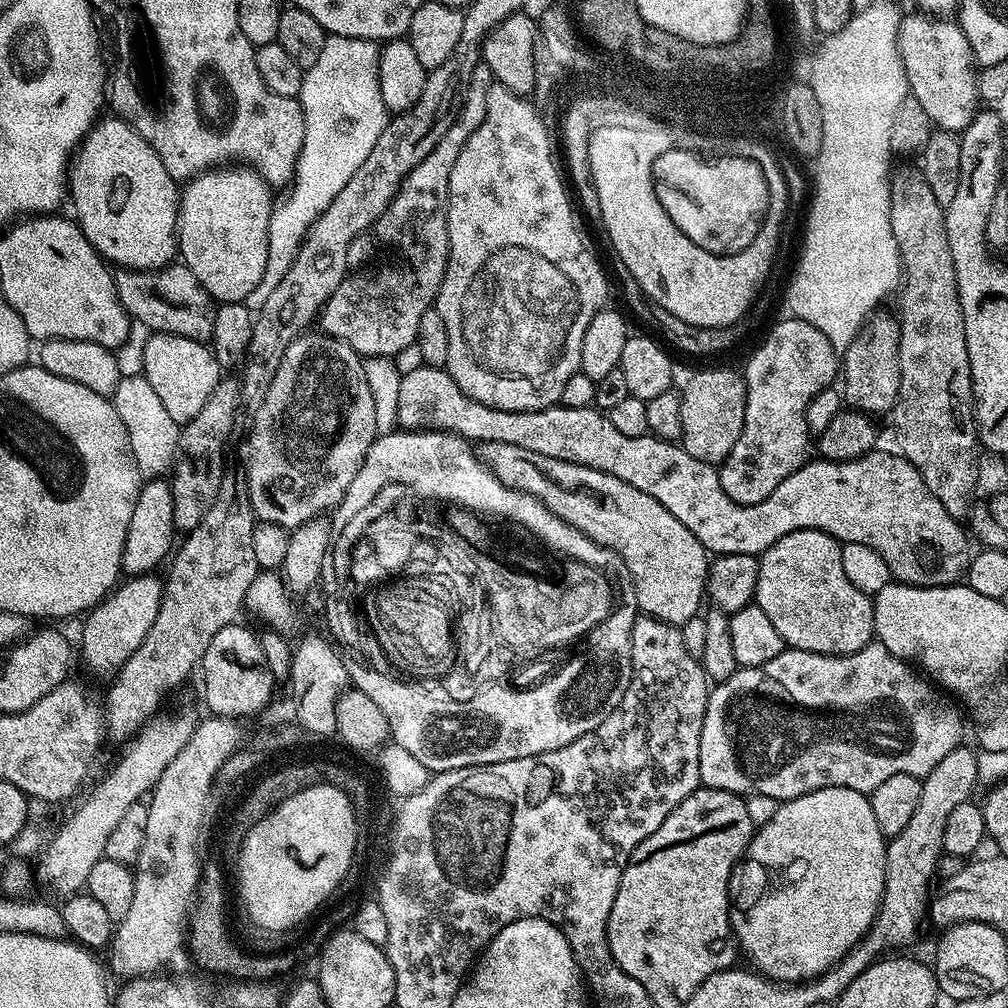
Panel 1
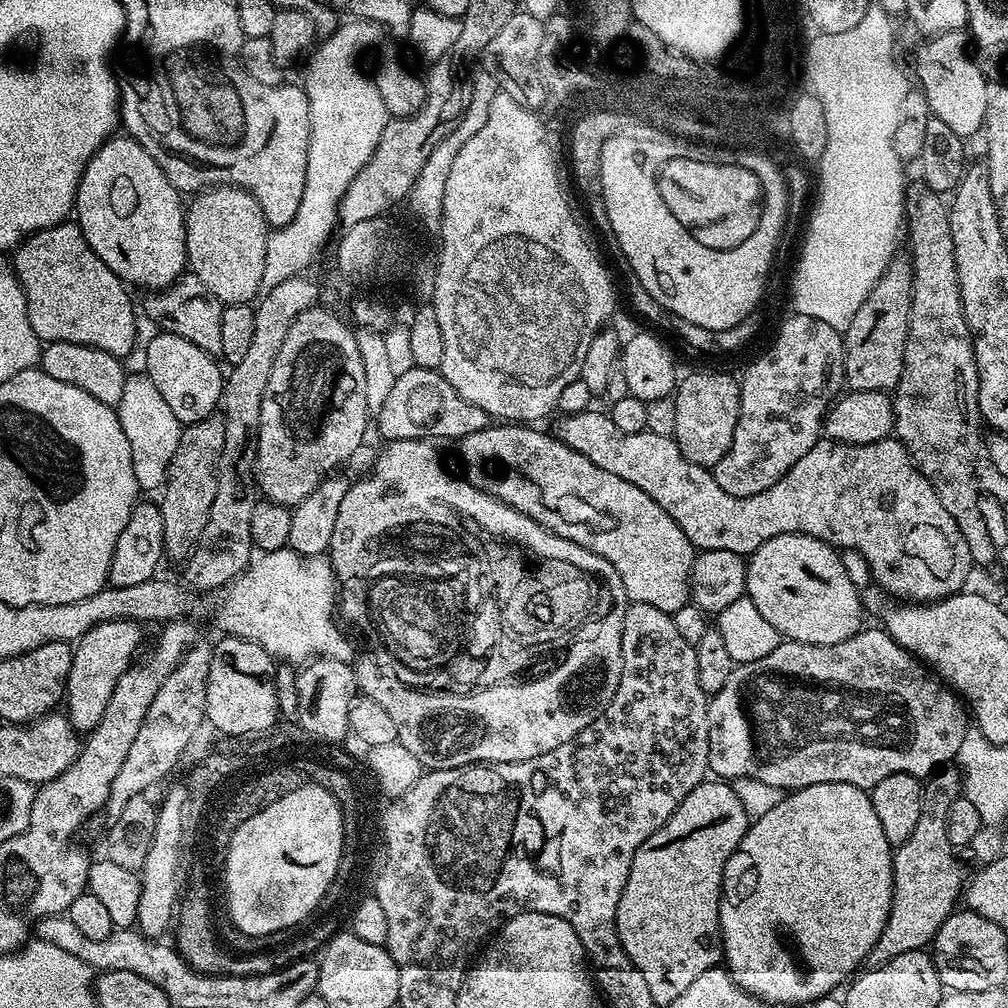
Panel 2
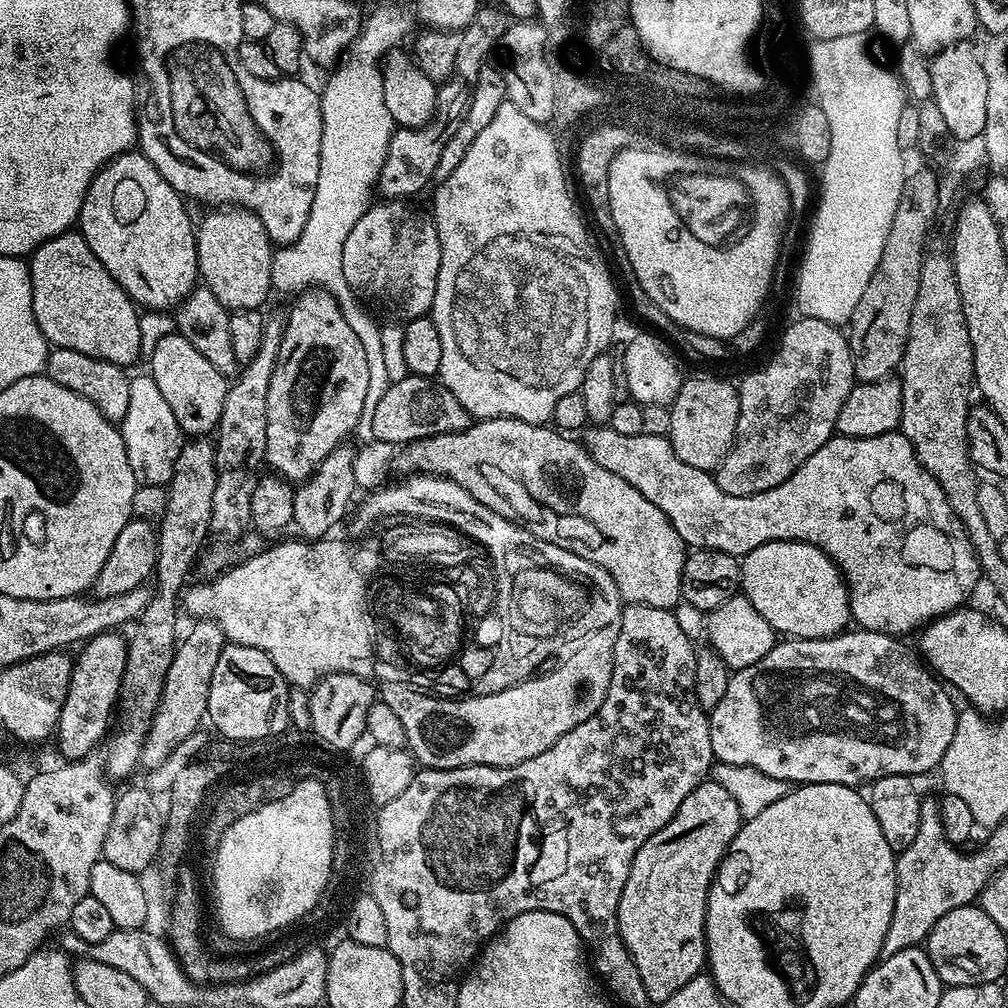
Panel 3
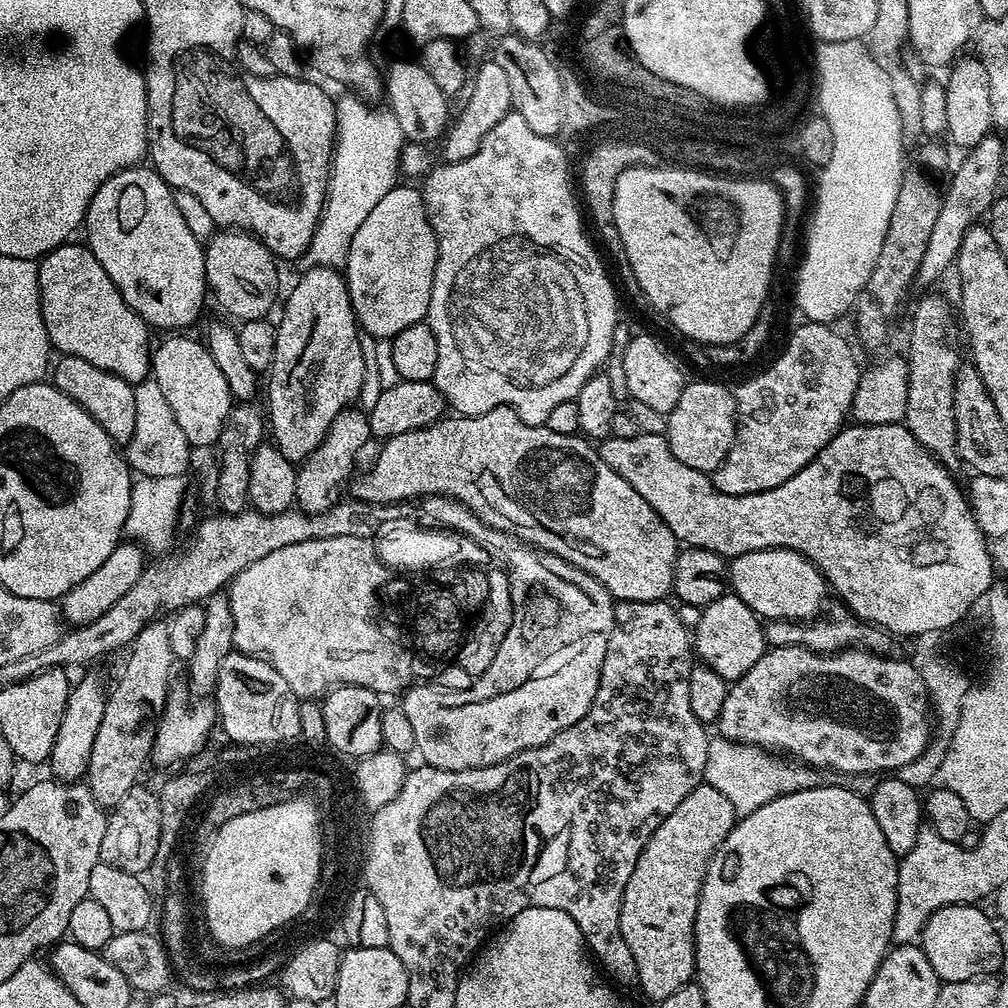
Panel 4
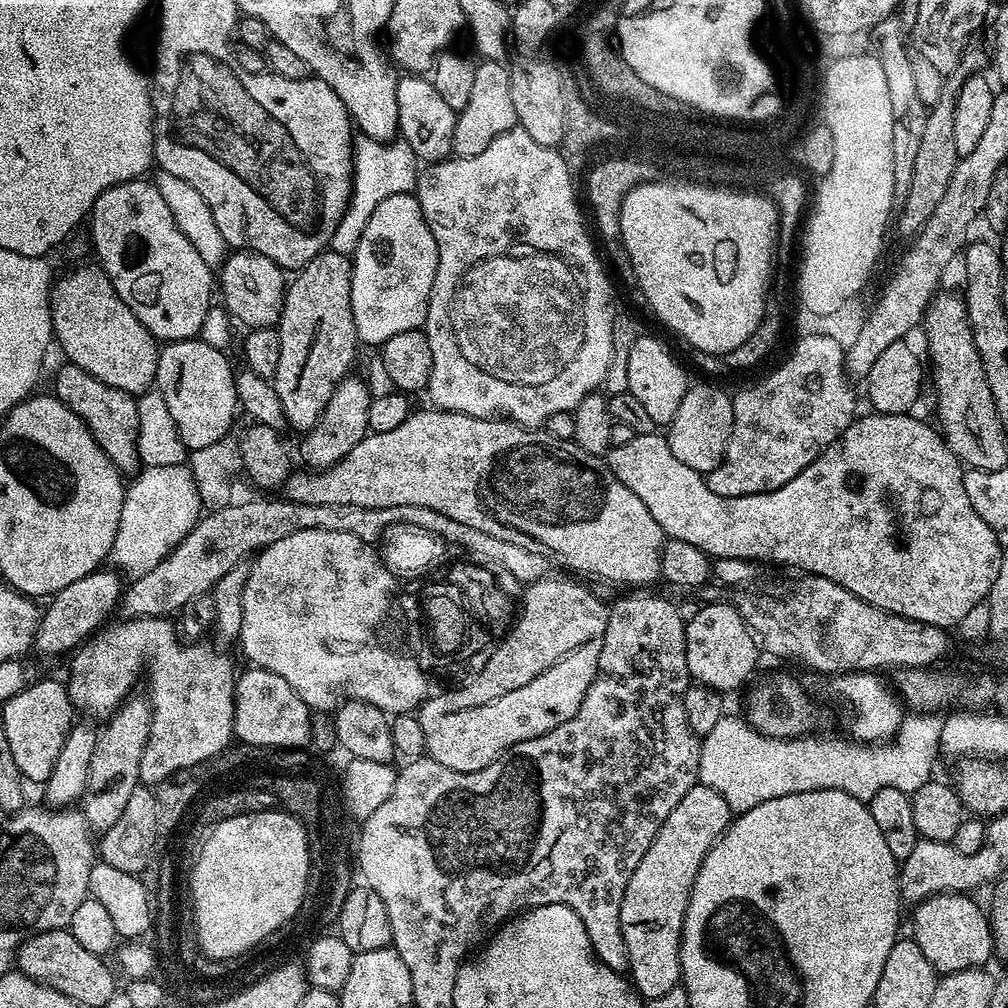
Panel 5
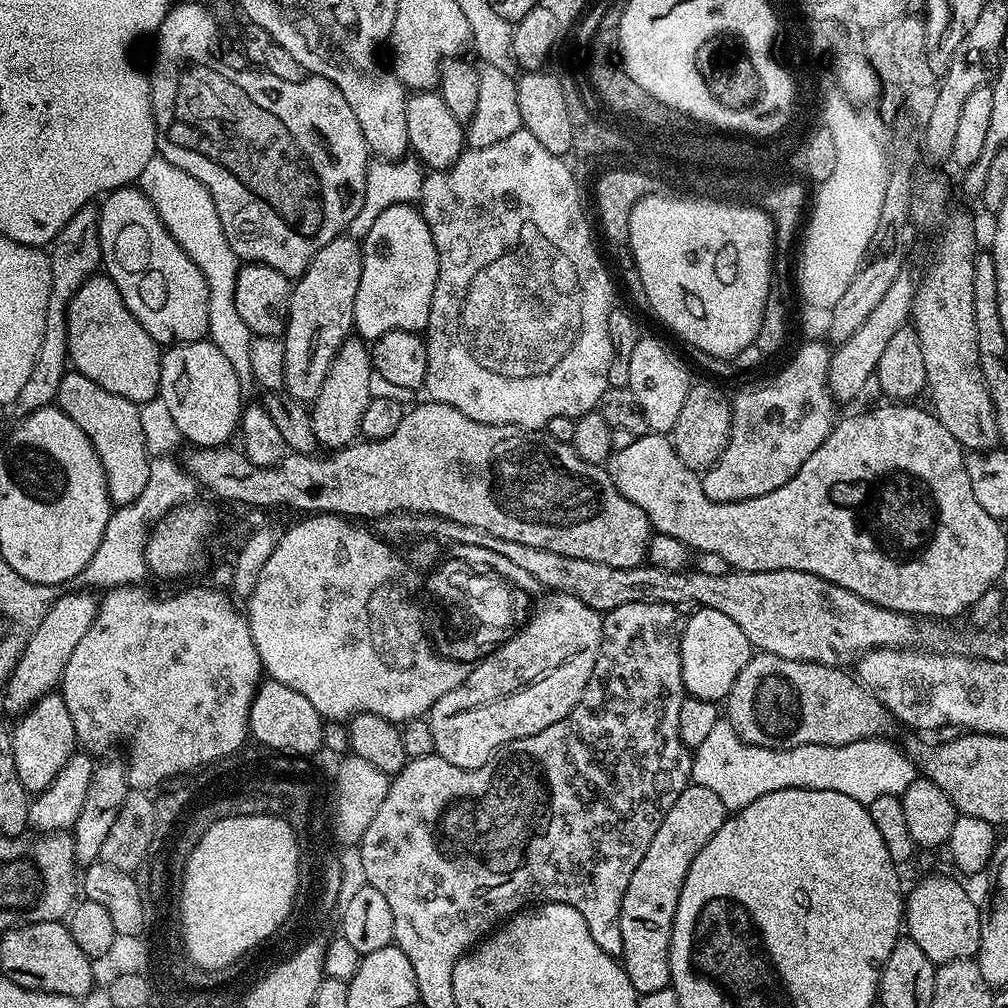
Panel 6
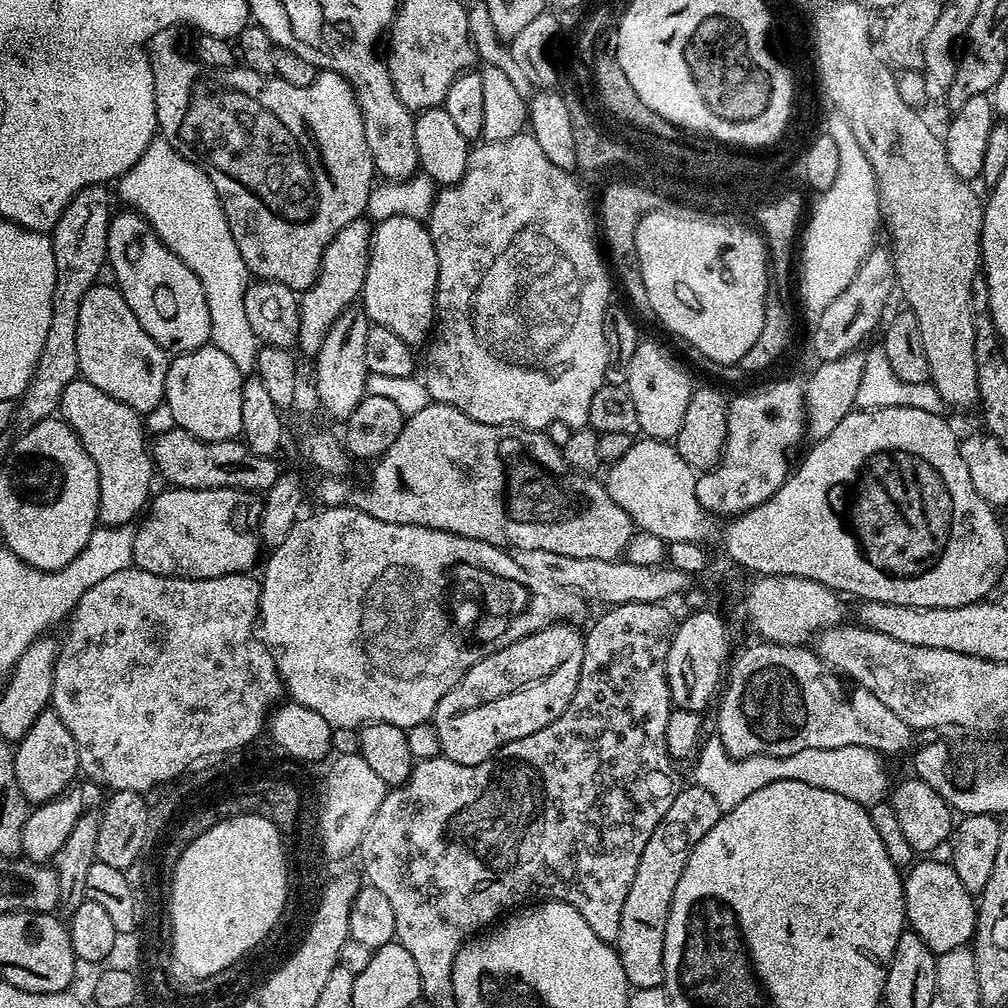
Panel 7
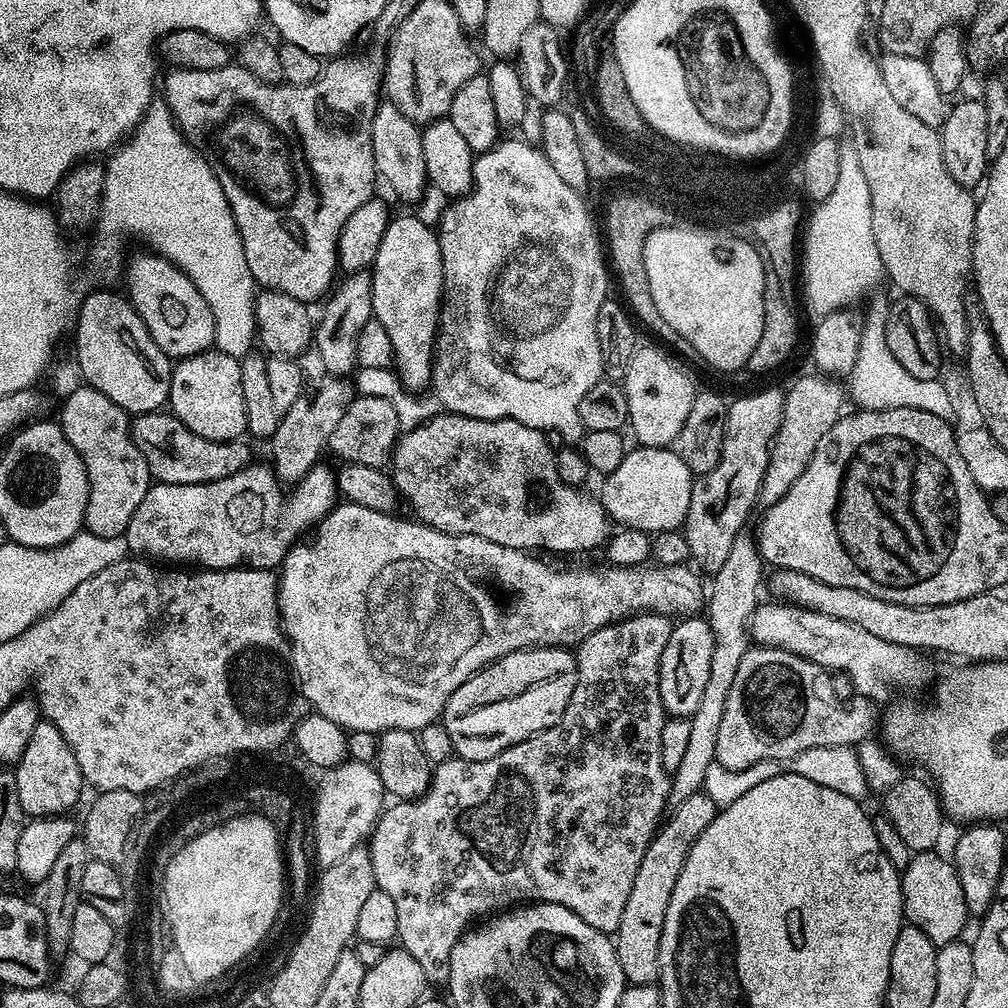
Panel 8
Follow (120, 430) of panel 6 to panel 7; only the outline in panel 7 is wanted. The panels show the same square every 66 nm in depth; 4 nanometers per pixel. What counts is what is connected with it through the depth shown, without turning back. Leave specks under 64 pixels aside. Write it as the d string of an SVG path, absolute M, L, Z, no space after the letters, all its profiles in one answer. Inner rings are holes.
M83 378L72 380L66 386L62 393L58 412L64 421L75 430L86 454L90 454L90 458L94 458L94 462L98 466L99 523L109 528L131 525L145 511L150 500L150 493L153 491L154 465L146 440L144 444L146 424L141 413L126 406L126 402L118 402L118 398L110 398L110 394L98 390L98 386L94 386L89 380Z

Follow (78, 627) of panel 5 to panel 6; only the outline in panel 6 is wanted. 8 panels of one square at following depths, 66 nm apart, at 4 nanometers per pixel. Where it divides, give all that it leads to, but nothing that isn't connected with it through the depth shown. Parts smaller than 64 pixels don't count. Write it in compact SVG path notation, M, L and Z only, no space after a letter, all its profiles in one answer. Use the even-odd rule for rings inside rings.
M79 591L68 592L62 597L59 595L48 608L48 613L27 633L20 657L2 684L6 711L23 713L59 685L66 662L70 662L70 654L74 654L74 646L78 646L82 634L86 634L96 617L97 597L91 591Z

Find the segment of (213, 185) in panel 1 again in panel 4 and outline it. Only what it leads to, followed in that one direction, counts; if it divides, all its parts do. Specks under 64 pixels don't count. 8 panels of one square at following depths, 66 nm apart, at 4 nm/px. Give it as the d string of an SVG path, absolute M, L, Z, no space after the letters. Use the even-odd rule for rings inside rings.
M220 230L207 241L204 250L204 265L206 278L211 295L216 295L216 300L232 316L237 316L237 321L262 320L269 315L272 303L276 300L276 287L280 284L280 276L276 273L277 257L264 243L253 236L251 232L239 230Z

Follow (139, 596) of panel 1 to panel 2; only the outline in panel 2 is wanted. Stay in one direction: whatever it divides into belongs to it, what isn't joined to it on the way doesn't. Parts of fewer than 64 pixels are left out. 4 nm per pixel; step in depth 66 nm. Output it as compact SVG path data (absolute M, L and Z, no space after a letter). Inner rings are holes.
M134 620L102 622L90 629L73 647L66 681L66 715L77 733L90 733L98 722L102 722L102 713L110 702L110 694L114 694L118 678L122 678L134 663L136 647L140 644L140 628L141 625Z

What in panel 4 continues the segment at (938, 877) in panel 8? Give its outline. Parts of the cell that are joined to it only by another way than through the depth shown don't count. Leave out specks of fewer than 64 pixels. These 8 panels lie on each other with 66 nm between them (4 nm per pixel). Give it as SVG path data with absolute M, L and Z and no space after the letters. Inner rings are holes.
M951 904L930 914L918 944L924 949L926 958L930 958L930 966L934 966L934 974L938 974L940 981L966 982L970 978L999 973L1004 948L992 925L993 917L988 917L982 909L975 904Z

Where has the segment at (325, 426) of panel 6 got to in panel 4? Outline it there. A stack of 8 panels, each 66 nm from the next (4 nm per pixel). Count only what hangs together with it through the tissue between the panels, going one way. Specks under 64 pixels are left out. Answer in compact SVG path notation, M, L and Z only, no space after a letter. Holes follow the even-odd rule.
M349 406L334 418L326 438L304 459L296 470L296 504L301 512L325 512L341 499L339 488L349 483L356 455L373 439L368 418L359 407Z

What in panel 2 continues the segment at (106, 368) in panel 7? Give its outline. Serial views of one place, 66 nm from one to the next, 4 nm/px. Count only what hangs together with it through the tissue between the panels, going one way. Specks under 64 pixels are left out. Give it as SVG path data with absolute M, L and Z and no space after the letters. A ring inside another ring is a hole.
M65 222L55 224L52 228L43 228L41 232L33 232L18 245L11 261L26 294L30 326L34 326L34 334L41 342L74 342L106 350L106 354L121 358L130 354L135 342L137 309L132 309L129 289L124 281L112 273L110 266L106 266L106 262L102 262L94 250L90 250L79 224Z

